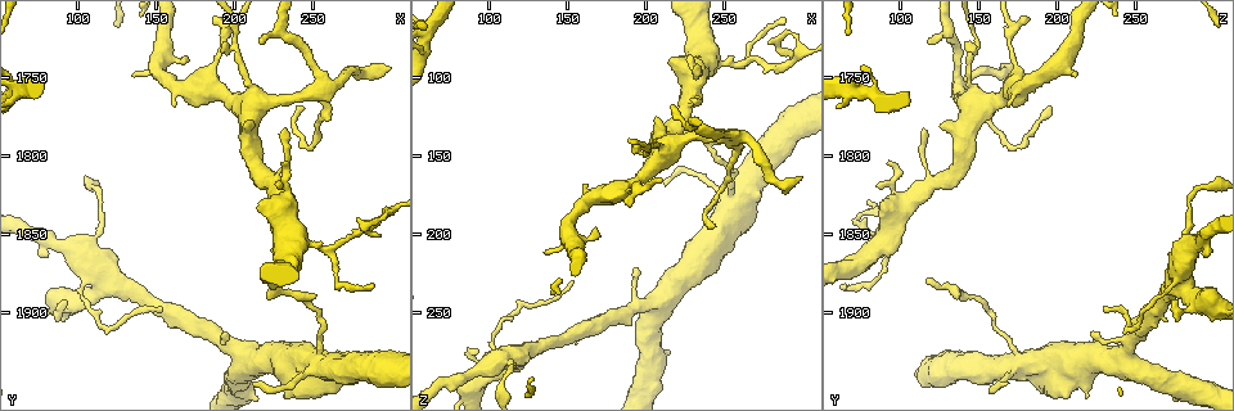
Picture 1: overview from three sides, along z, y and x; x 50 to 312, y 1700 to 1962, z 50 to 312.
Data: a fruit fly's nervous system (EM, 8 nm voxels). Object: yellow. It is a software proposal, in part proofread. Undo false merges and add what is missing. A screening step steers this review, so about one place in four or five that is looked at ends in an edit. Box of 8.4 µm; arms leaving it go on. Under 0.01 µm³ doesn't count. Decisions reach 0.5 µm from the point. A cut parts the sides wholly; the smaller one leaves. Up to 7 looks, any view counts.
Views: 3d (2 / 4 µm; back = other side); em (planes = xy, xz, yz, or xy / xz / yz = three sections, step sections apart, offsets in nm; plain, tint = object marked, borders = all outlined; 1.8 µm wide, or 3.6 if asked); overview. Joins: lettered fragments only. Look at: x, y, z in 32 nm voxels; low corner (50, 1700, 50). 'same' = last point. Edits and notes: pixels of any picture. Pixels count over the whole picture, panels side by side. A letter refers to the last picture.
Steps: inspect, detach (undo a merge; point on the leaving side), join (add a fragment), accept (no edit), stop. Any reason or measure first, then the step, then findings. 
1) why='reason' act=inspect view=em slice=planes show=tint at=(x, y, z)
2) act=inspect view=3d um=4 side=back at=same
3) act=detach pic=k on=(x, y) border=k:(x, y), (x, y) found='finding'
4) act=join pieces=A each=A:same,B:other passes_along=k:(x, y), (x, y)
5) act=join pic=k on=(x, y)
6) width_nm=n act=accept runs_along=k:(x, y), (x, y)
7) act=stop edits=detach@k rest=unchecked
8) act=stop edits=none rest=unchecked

why='abrupt turn' act=inspect view=3d um=2 at=(210, 1770, 146)

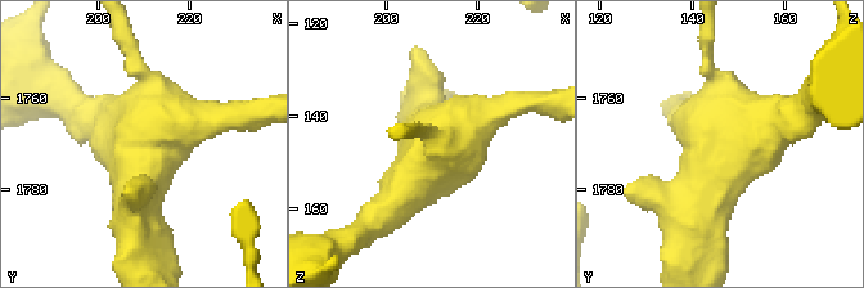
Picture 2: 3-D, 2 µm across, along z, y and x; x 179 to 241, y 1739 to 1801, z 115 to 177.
arms=4 act=inspect view=em slice=yz step=16 show=borders at=(210, 1772, 146)

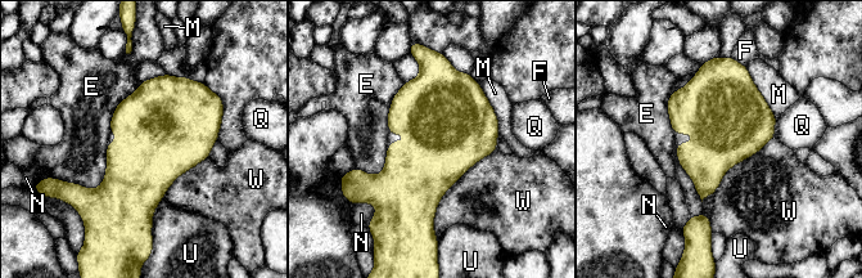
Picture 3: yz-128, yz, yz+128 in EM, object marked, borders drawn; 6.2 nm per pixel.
longest_contact=W:650nm act=accept each=E:other,F:other,M:other,N:other,Q:other,U:other,W:other border=3:(496, 149), (445, 193), (433, 233) found='continuous, no second neuron'

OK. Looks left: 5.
act=inspect view=em slice=xz step=16 show=tint at=(298, 1742, 164)

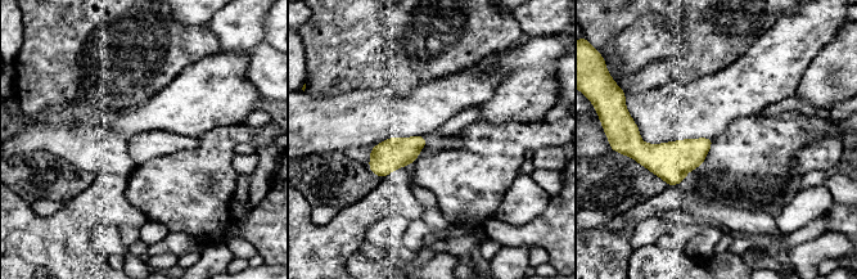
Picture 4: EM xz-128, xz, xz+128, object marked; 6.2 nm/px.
why='another direction' act=inspect view=em slice=planes show=borders at=same

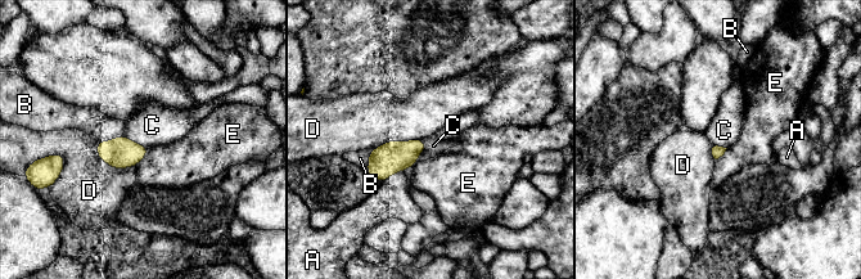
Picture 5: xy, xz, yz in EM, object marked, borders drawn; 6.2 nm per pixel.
longest_contact=D:300nm act=accept each=A:other,B:other,C:other,D:other,E:other border=5:(122, 135), (149, 148) found='no lettered fragment goes on from it'

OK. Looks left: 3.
why='thick turns thin' act=inspect view=3d um=4 at=(244, 1936, 202)

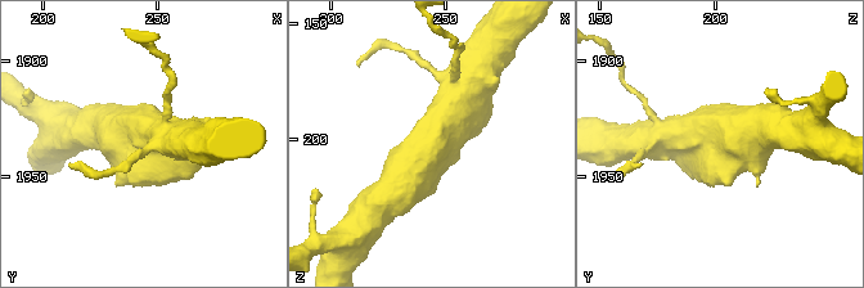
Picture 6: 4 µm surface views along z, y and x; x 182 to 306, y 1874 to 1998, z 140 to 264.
act=inspect view=em um=3.6 slice=planes show=plain at=(246, 1935, 201)

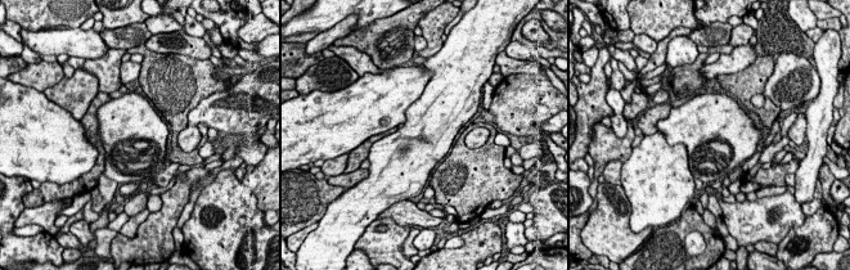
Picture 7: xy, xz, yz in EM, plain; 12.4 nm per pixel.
act=inspect view=em um=3.6 slice=planes show=borders at=same

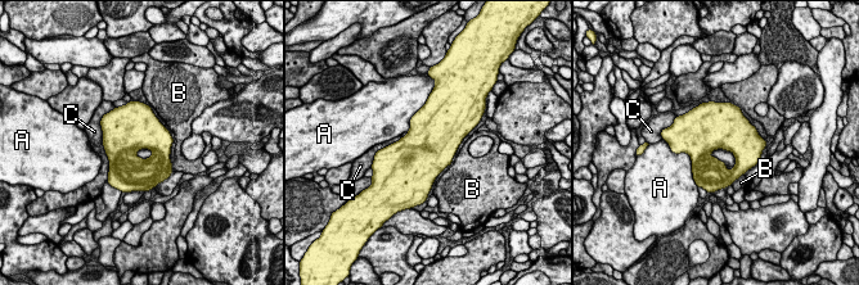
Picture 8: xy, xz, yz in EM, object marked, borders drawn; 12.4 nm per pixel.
longest_contact=A:500nm act=accept each=A:other,B:other,C:other border=8:(673, 152), (689, 155), (696, 182) found='all the same neuron'

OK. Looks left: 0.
act=stop edits=none rest=unchecked

